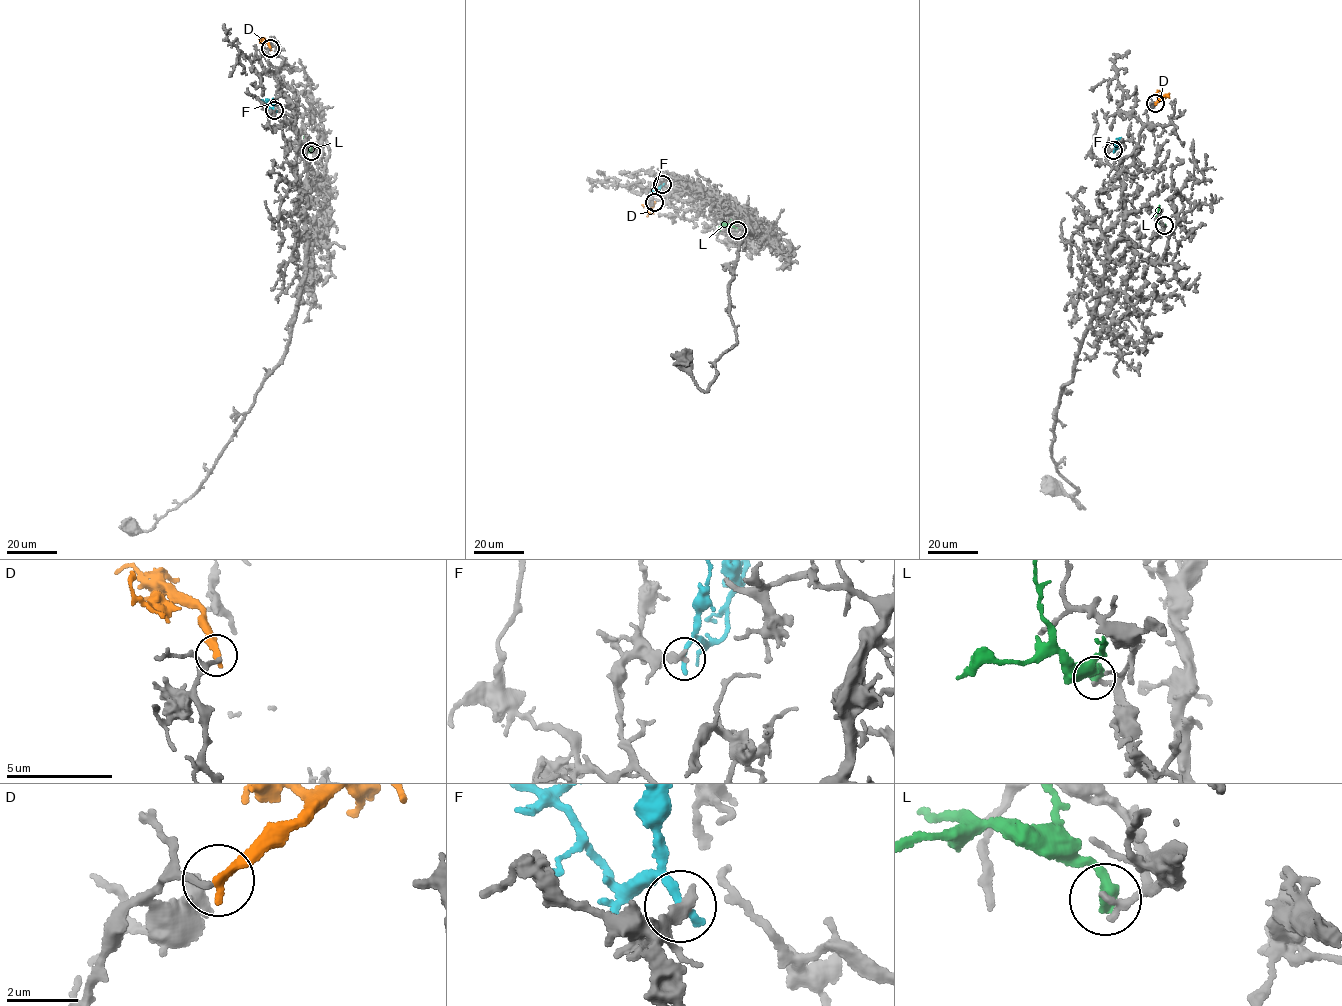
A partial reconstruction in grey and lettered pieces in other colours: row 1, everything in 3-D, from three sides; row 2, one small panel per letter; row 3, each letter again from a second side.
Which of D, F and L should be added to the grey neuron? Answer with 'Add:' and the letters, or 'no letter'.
Add: D

